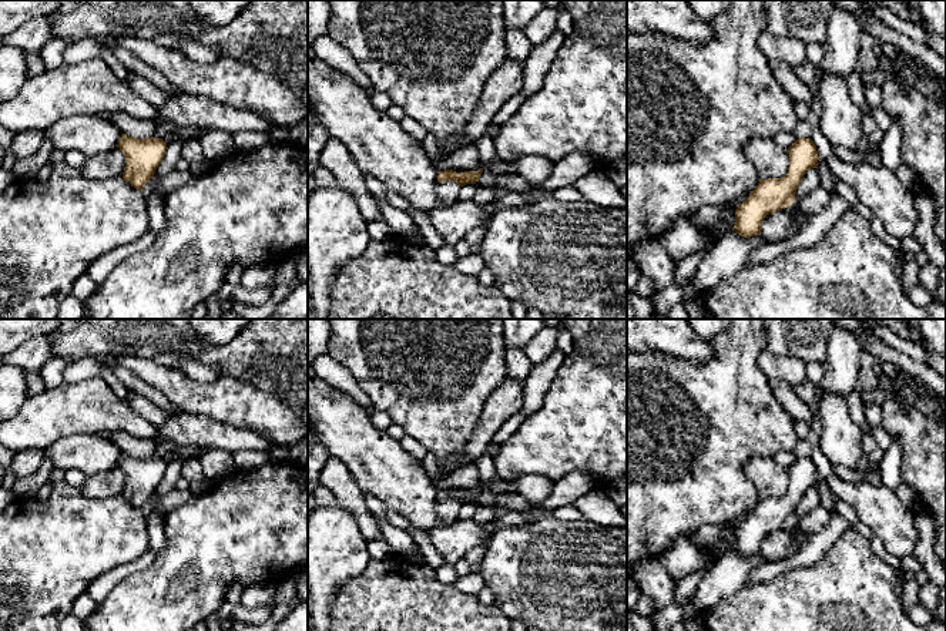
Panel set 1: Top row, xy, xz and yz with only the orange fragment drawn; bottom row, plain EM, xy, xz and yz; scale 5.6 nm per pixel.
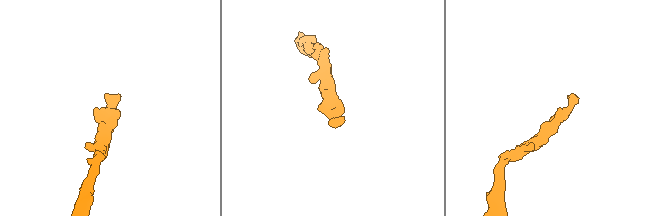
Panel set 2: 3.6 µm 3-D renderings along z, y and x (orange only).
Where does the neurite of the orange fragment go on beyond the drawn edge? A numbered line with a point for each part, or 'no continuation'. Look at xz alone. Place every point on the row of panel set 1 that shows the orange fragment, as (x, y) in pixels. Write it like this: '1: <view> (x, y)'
1: xz (446, 193)

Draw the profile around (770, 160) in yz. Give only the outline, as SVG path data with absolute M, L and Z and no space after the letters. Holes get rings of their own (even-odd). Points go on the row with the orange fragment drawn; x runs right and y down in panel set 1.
M754 137L744 148L759 179L784 178L789 170L788 148L778 145L774 138Z

